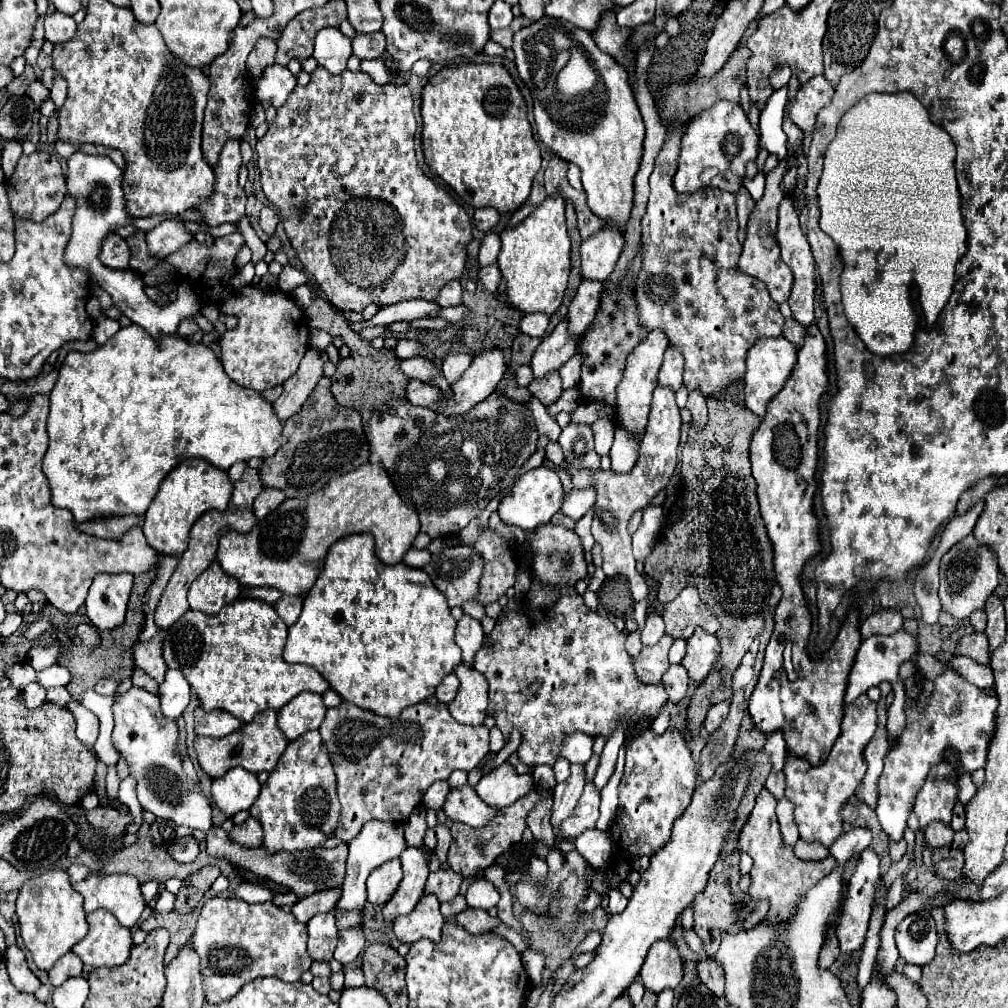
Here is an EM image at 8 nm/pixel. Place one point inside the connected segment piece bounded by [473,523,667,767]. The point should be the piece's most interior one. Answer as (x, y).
(564, 669)

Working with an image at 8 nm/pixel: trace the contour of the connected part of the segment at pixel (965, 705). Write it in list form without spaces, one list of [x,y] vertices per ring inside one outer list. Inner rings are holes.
[[[949,669],[935,679],[935,689],[923,715],[917,711],[917,703],[907,709],[907,727],[885,755],[885,769],[879,777],[879,801],[875,809],[883,831],[893,841],[903,837],[917,791],[921,789],[929,769],[945,759],[945,751],[949,747],[955,749],[955,761],[961,761],[959,765],[955,763],[957,773],[973,773],[975,769],[985,767],[989,743],[995,733],[997,707],[999,699],[995,695],[983,693]]]

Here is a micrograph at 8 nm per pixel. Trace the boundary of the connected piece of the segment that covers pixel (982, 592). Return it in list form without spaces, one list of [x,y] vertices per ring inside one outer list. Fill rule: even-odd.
[[[973,533],[963,537],[941,559],[939,599],[941,599],[943,611],[951,613],[959,623],[963,623],[975,609],[985,607],[985,599],[997,587],[997,579],[999,579],[999,569],[997,569],[993,549],[989,549],[987,545],[981,545]]]

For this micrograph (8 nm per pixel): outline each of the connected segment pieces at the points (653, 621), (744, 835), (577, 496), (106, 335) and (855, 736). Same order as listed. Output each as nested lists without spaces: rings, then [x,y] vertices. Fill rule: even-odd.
[[[659,613],[647,615],[643,627],[639,627],[639,635],[641,635],[643,645],[653,645],[653,643],[657,643],[663,633],[665,633],[665,625],[663,625],[663,619],[661,619]]]
[[[761,789],[757,803],[747,819],[747,825],[741,829],[741,835],[739,835],[739,849],[749,853],[753,859],[753,869],[749,871],[749,877],[751,877],[749,897],[753,901],[757,901],[757,899],[769,901],[769,913],[767,913],[769,921],[767,923],[771,923],[771,925],[789,921],[793,917],[801,897],[805,897],[805,893],[817,881],[821,881],[827,873],[831,873],[837,865],[831,855],[821,861],[801,861],[799,857],[795,857],[793,849],[783,845],[783,837],[781,837],[779,823],[775,817],[775,803],[777,803],[777,799],[767,789]]]
[[[573,489],[571,493],[565,495],[561,513],[571,517],[573,521],[579,521],[591,509],[593,503],[595,503],[595,489],[585,489],[585,491]]]
[[[101,315],[101,317],[97,317],[95,319],[95,329],[93,329],[93,339],[99,343],[99,345],[103,345],[107,339],[111,339],[117,331],[121,329],[121,325],[119,325],[119,321],[115,321],[115,319],[109,319],[109,317],[105,317],[105,315]]]
[[[867,695],[857,697],[851,705],[845,705],[843,719],[841,719],[841,733],[833,745],[833,751],[821,765],[811,765],[803,757],[795,757],[785,753],[785,797],[795,803],[795,821],[799,825],[799,833],[805,841],[819,841],[825,847],[831,847],[835,837],[841,835],[843,819],[839,815],[843,803],[855,793],[855,787],[861,783],[867,761],[865,761],[865,747],[873,739],[877,729],[877,703],[873,703]]]

